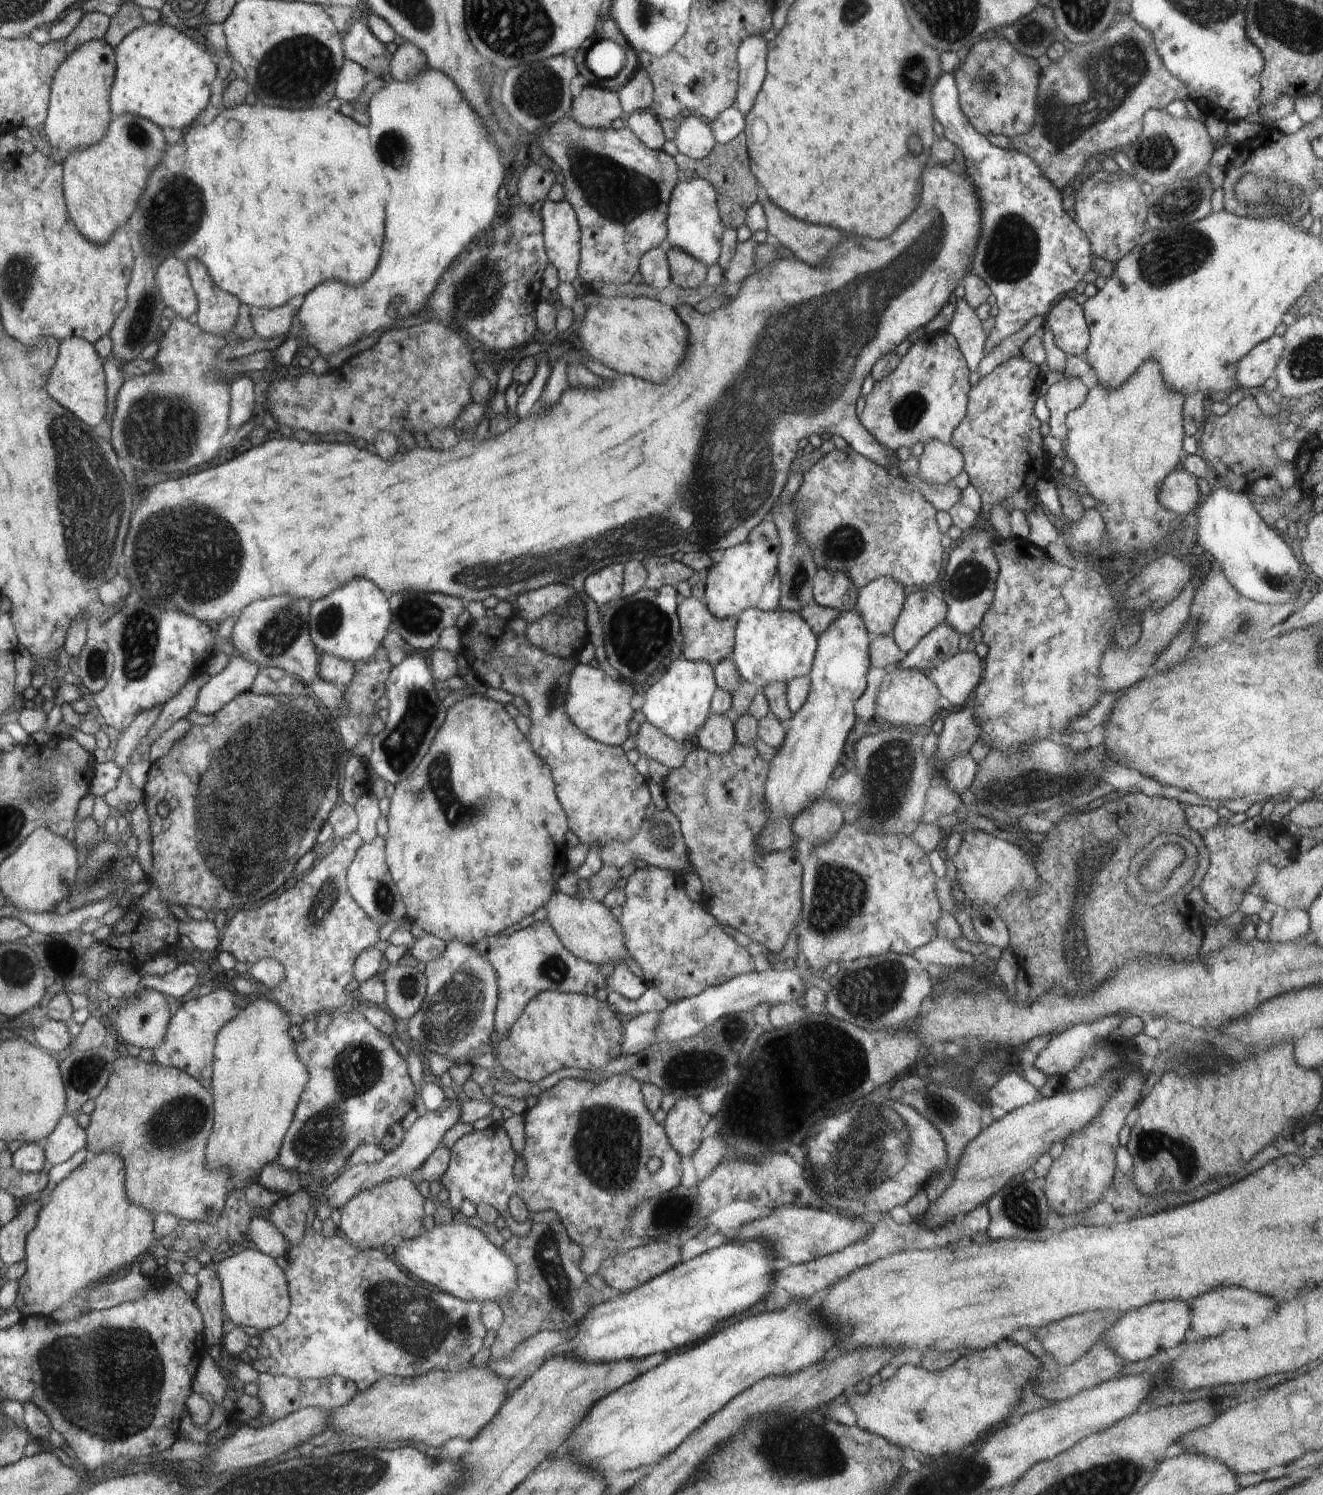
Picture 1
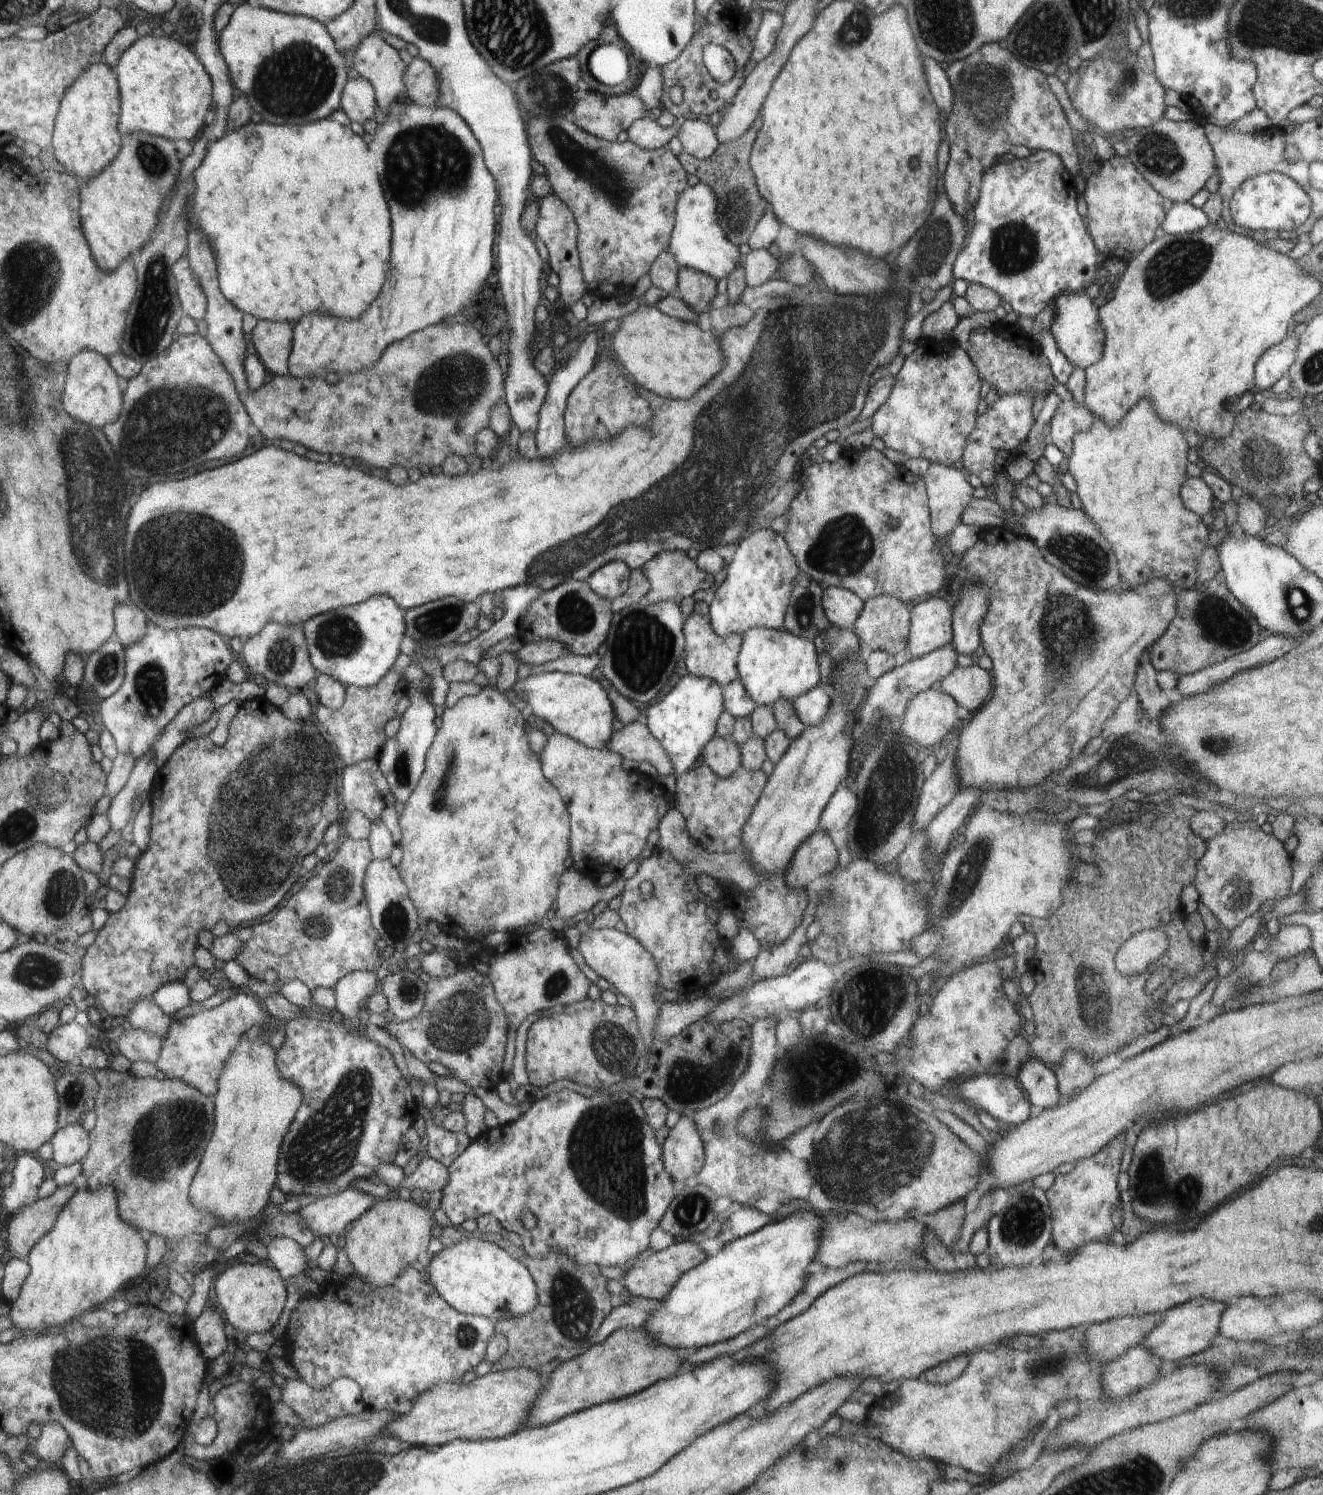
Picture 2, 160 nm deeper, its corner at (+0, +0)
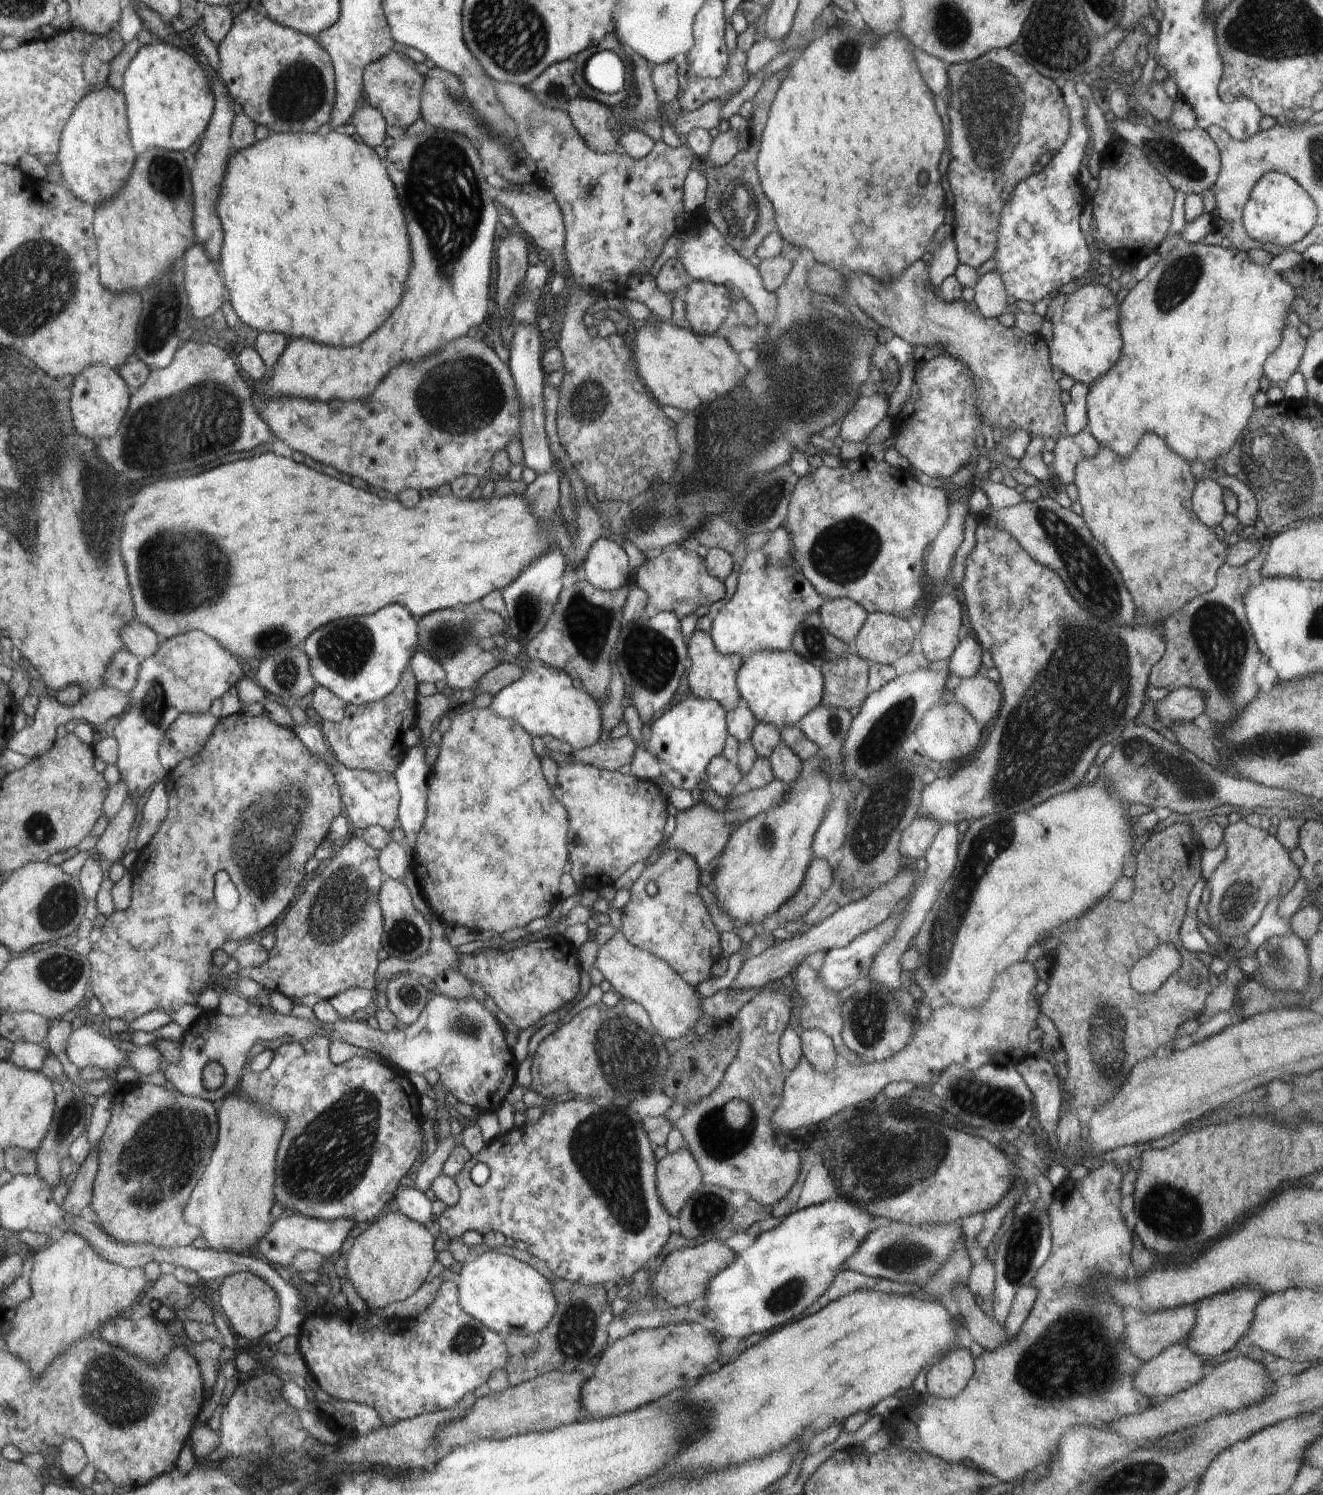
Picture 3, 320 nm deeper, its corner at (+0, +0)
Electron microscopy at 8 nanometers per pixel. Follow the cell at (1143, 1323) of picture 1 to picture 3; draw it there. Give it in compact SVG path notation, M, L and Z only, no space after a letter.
M1236 1288L1232 1292L1222 1292L1212 1298L1204 1298L1202 1302L1197 1302L1195 1327L1185 1344L1192 1352L1205 1359L1232 1351L1252 1326L1255 1308L1257 1304L1260 1304L1262 1296L1264 1292L1258 1288Z

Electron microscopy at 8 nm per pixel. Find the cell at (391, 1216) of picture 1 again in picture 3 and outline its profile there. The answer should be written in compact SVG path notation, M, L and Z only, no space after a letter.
M392 1211L371 1222L354 1240L347 1256L346 1276L358 1296L368 1305L384 1308L390 1302L400 1302L412 1296L426 1280L436 1254L434 1238L414 1219Z

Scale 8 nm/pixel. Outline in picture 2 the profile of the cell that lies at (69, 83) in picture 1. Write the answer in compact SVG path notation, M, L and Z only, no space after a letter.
M104 62L92 65L63 96L55 120L52 146L56 160L66 172L72 170L80 184L99 175L122 151L122 134L119 132L121 110L118 77Z

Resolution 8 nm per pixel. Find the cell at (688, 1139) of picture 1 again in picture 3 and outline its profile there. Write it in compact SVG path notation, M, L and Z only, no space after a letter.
M688 1148L679 1153L668 1153L659 1162L658 1194L672 1216L679 1216L683 1204L703 1183L694 1157Z

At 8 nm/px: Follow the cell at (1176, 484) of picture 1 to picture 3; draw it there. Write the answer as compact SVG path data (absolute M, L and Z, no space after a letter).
M1196 479L1192 506L1200 522L1212 530L1216 526L1220 526L1220 522L1226 514L1223 490L1224 488L1218 485L1214 479Z

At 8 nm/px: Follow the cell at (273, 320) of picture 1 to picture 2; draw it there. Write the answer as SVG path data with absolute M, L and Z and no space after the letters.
M258 319L251 332L252 342L265 368L279 376L288 377L288 361L292 348L293 327L286 321Z

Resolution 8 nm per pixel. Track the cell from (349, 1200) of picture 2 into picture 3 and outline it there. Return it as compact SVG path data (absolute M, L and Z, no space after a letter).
M288 1216L273 1222L271 1231L263 1236L260 1244L257 1244L257 1255L264 1258L272 1266L281 1264L285 1268L291 1268L293 1260L302 1251L316 1251L330 1260L330 1254L338 1252L348 1233L355 1225L350 1219L334 1219L333 1221L321 1221L320 1219L301 1216Z

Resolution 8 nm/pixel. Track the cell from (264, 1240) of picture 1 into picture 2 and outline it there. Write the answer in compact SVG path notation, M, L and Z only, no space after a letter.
M275 1237L264 1241L269 1259L268 1263L280 1272L285 1282L290 1276L305 1272L308 1268L308 1258L304 1247L294 1239Z

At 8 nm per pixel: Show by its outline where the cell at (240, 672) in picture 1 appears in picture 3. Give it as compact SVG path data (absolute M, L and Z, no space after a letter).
M184 713L167 728L159 744L164 772L169 773L185 758L197 755L213 733L218 719L208 713Z

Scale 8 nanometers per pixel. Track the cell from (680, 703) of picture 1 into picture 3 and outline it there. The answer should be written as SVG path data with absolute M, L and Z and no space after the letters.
M686 698L653 721L646 748L656 757L661 774L674 788L692 792L700 782L700 774L707 770L711 760L723 756L728 734L726 712L718 701Z

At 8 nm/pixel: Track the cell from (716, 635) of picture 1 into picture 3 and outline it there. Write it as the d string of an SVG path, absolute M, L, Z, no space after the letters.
M696 630L689 640L688 648L692 659L691 671L688 672L689 687L695 697L712 699L723 706L726 713L739 707L742 696L738 687L738 672L744 660L738 653L724 655L715 647L710 634Z

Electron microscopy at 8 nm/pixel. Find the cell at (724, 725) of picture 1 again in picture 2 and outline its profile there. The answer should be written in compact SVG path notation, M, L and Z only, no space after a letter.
M718 734L704 748L705 764L713 773L722 778L729 777L741 767L741 750L732 740L723 739Z

